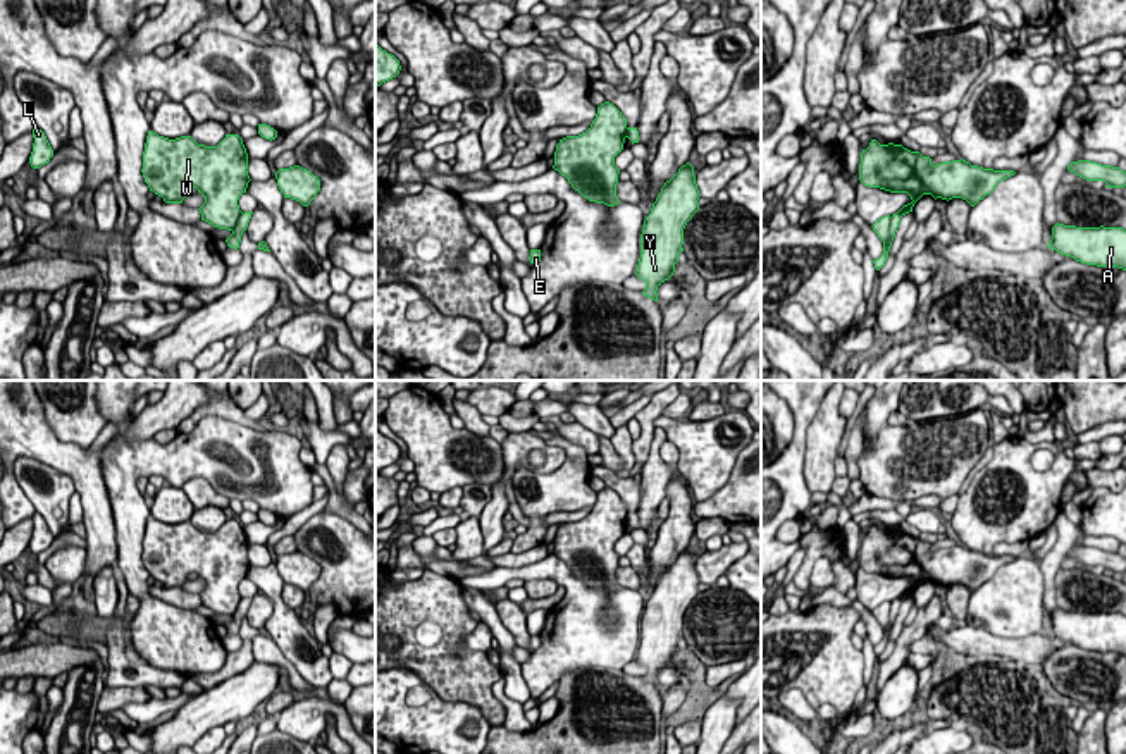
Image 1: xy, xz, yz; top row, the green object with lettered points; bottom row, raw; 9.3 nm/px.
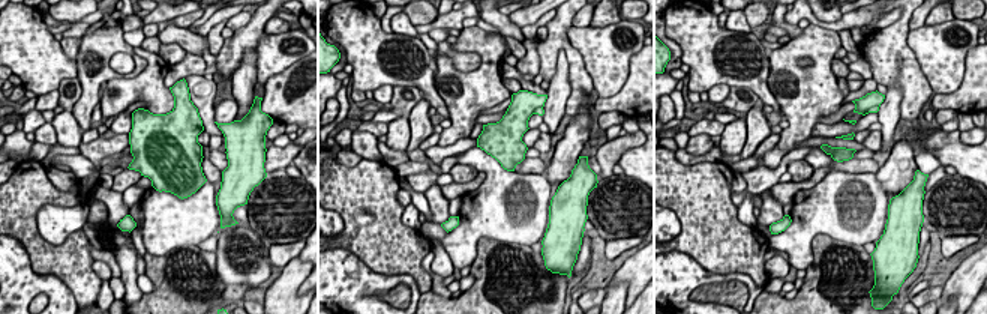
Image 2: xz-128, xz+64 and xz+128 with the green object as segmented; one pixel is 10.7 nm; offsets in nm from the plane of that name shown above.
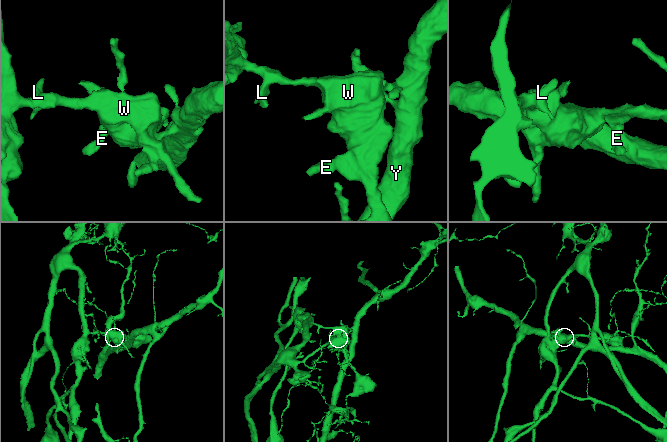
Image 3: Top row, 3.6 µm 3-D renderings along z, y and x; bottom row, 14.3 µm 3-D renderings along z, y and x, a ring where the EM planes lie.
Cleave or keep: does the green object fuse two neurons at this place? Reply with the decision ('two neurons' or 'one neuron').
two neurons

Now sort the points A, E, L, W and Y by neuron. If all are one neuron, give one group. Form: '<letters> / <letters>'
A Y / E L W

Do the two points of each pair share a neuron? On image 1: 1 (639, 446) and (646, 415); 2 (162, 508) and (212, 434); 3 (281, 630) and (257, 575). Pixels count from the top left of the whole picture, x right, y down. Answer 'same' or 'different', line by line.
1: same
2: different
3: same

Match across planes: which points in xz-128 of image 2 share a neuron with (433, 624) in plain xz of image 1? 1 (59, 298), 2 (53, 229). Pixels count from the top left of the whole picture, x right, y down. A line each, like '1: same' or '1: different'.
1: different
2: different

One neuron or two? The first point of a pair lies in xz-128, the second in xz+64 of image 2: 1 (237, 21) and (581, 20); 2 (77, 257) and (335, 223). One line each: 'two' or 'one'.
1: one
2: two

